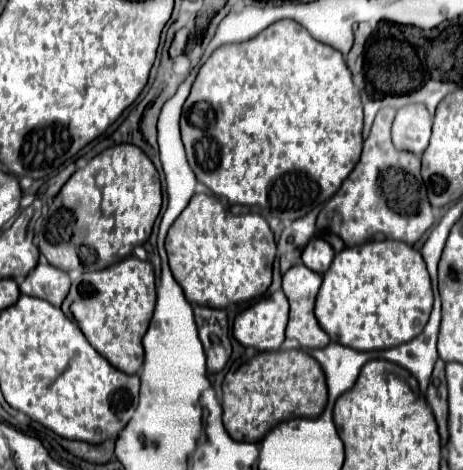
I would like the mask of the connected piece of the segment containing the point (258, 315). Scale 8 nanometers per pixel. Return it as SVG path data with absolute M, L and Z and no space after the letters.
M279 290L265 296L237 314L233 322L233 336L239 344L255 350L277 350L285 340L289 302Z

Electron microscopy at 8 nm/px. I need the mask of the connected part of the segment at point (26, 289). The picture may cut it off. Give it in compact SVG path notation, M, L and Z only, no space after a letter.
M37 264L21 282L21 294L43 298L53 306L61 306L71 286L71 278L65 270L53 268L51 264Z

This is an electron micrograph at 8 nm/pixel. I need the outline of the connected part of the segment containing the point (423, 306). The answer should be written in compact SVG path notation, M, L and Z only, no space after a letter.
M397 240L367 242L335 254L315 300L319 326L331 340L355 350L385 350L421 334L433 308L433 290L421 254Z

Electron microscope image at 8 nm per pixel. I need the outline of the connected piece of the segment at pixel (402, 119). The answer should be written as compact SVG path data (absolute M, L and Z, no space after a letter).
M407 104L399 108L391 126L391 136L395 148L421 156L431 136L431 114L425 104Z

